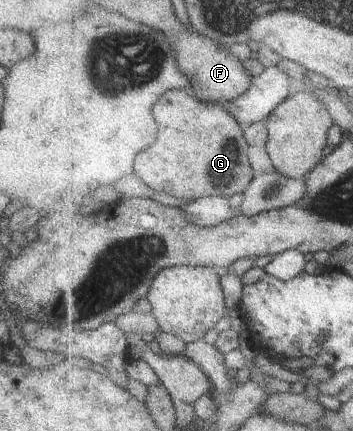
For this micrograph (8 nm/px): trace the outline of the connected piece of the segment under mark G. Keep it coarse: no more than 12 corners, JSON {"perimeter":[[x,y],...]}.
{"perimeter":[[167,91],[135,173],[177,199],[245,193],[243,126]]}

